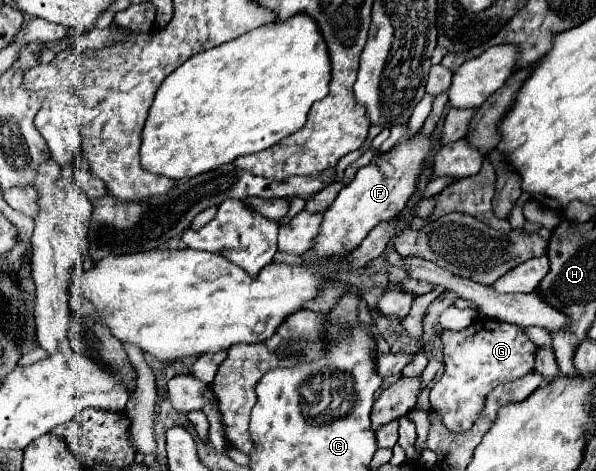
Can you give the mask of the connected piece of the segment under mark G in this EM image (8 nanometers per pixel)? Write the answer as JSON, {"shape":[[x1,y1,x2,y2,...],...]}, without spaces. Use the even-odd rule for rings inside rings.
{"shape":[[477,318,461,332,443,330,441,334,445,372,429,392,431,410,441,418,443,426,451,432,467,432,479,418,487,394,511,380,521,378,533,370,535,344,525,336,523,328,491,318]]}

